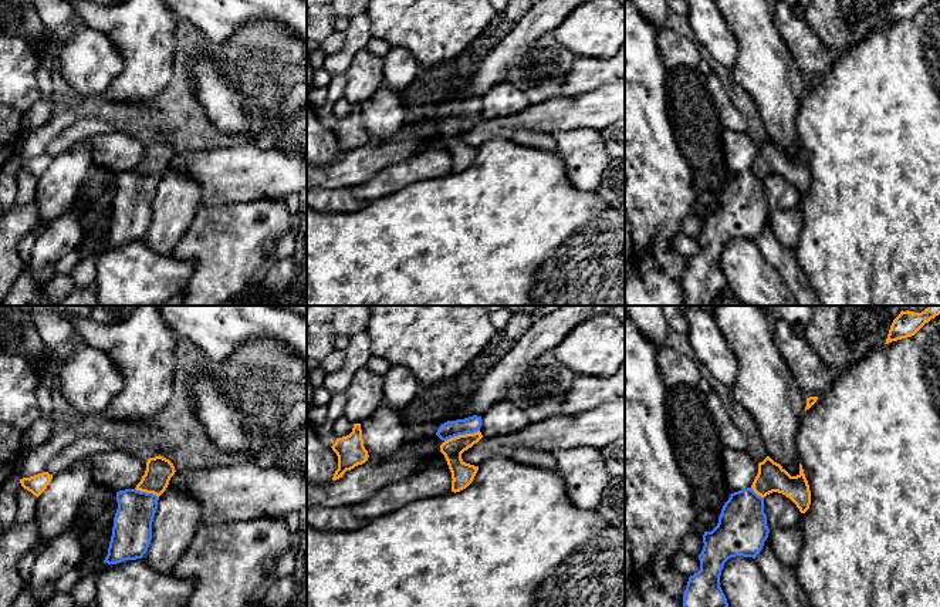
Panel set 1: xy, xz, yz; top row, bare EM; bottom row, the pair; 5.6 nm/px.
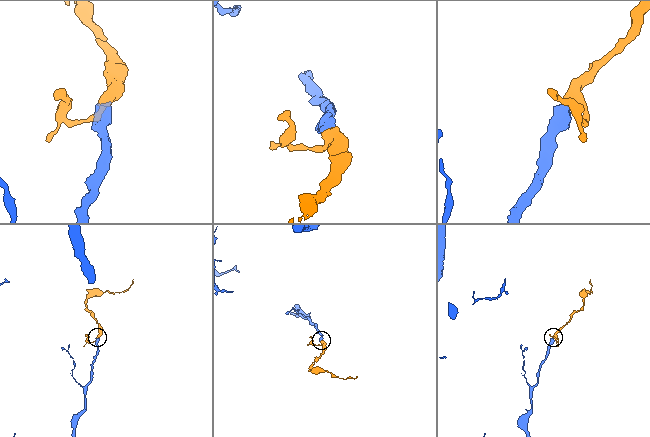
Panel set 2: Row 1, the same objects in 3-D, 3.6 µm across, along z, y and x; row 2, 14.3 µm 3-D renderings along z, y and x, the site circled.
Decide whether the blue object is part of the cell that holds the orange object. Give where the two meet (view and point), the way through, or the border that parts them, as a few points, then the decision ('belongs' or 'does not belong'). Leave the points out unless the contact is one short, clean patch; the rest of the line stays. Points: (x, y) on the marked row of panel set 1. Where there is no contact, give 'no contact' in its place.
contact xz (462, 435); way xz (463, 474), (456, 465), (462, 435), (449, 430); belongs

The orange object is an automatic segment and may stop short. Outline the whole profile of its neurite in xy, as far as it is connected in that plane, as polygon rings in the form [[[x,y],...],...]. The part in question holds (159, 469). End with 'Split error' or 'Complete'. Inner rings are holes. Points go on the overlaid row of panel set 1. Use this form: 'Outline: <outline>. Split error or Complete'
Outline: [[[160,455],[149,458],[136,488],[116,492],[118,509],[104,563],[116,564],[143,557],[152,540],[152,522],[159,496],[175,472],[169,459]]]. Split error

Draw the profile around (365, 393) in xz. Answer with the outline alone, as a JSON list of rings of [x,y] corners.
[[[359,368],[345,391],[344,417],[352,424],[365,421],[383,402],[385,377]]]

